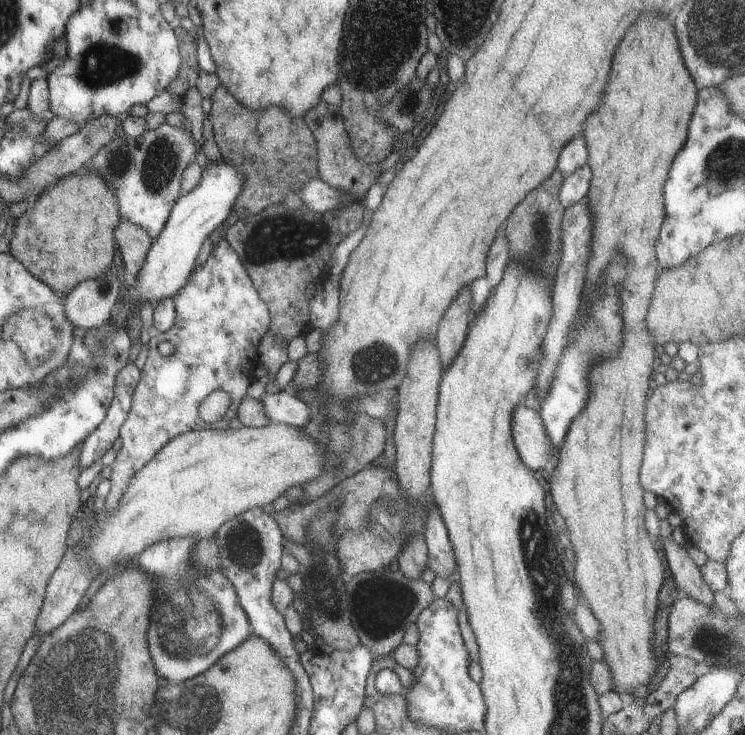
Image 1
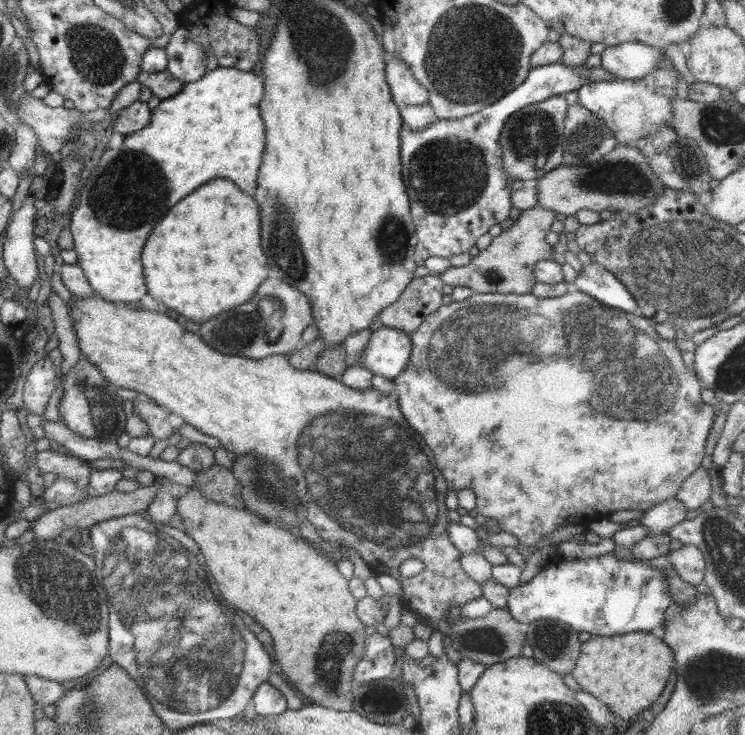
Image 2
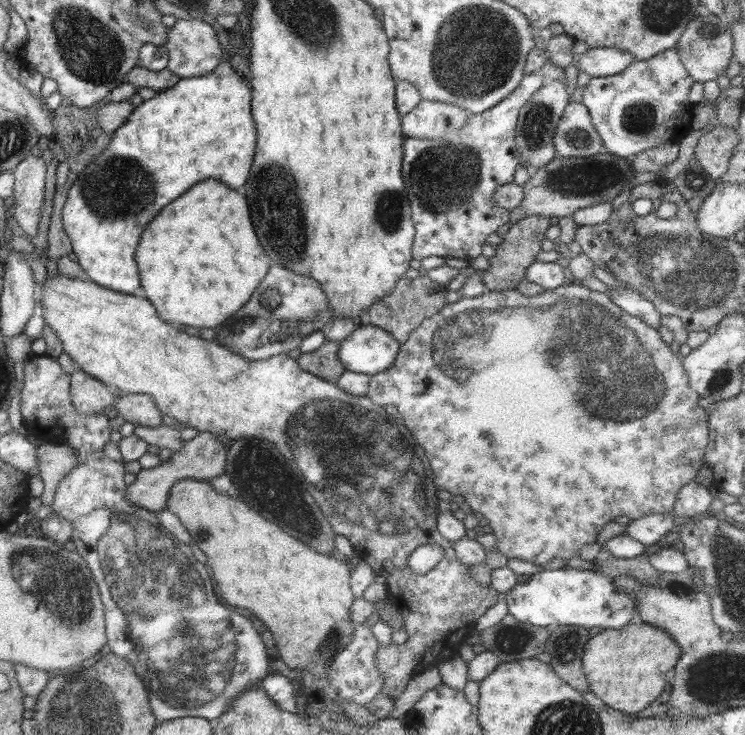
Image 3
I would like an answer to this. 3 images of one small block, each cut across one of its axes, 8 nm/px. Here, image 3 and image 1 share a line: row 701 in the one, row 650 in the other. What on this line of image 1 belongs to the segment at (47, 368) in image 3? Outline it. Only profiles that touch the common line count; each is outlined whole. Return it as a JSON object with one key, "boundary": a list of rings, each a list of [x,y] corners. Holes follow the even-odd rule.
{"boundary":[[[193,537],[185,538],[169,538],[166,540],[159,540],[151,546],[147,546],[143,552],[140,552],[135,556],[134,564],[153,582],[153,606],[151,607],[151,614],[149,614],[149,628],[147,628],[146,641],[148,644],[149,654],[151,655],[151,660],[153,661],[153,666],[155,667],[155,672],[157,676],[160,676],[163,682],[175,682],[178,683],[182,680],[187,680],[200,672],[203,672],[206,668],[209,668],[213,662],[215,662],[222,654],[229,651],[231,648],[235,648],[237,645],[241,644],[247,636],[249,636],[249,621],[247,616],[245,616],[245,611],[241,608],[239,600],[237,598],[235,588],[233,584],[227,580],[220,572],[209,572],[209,574],[201,574],[195,564],[193,564],[193,558],[191,558],[191,550],[193,550],[193,544],[195,544],[195,539]]]}

